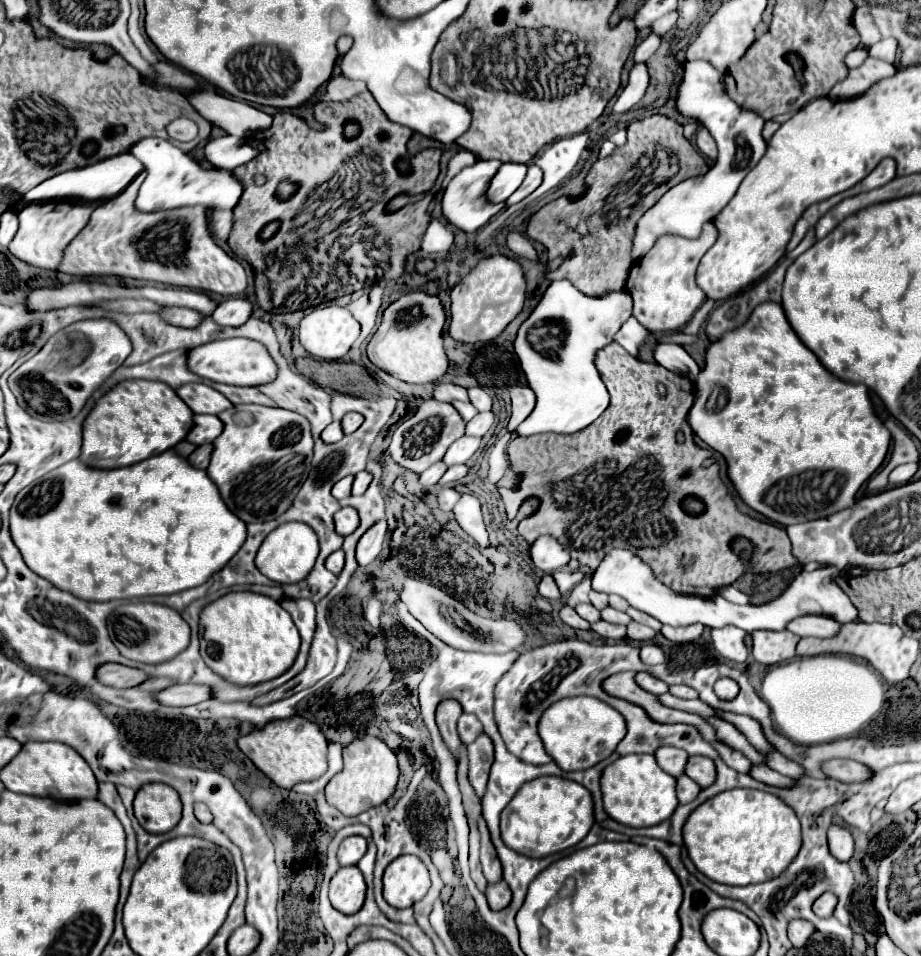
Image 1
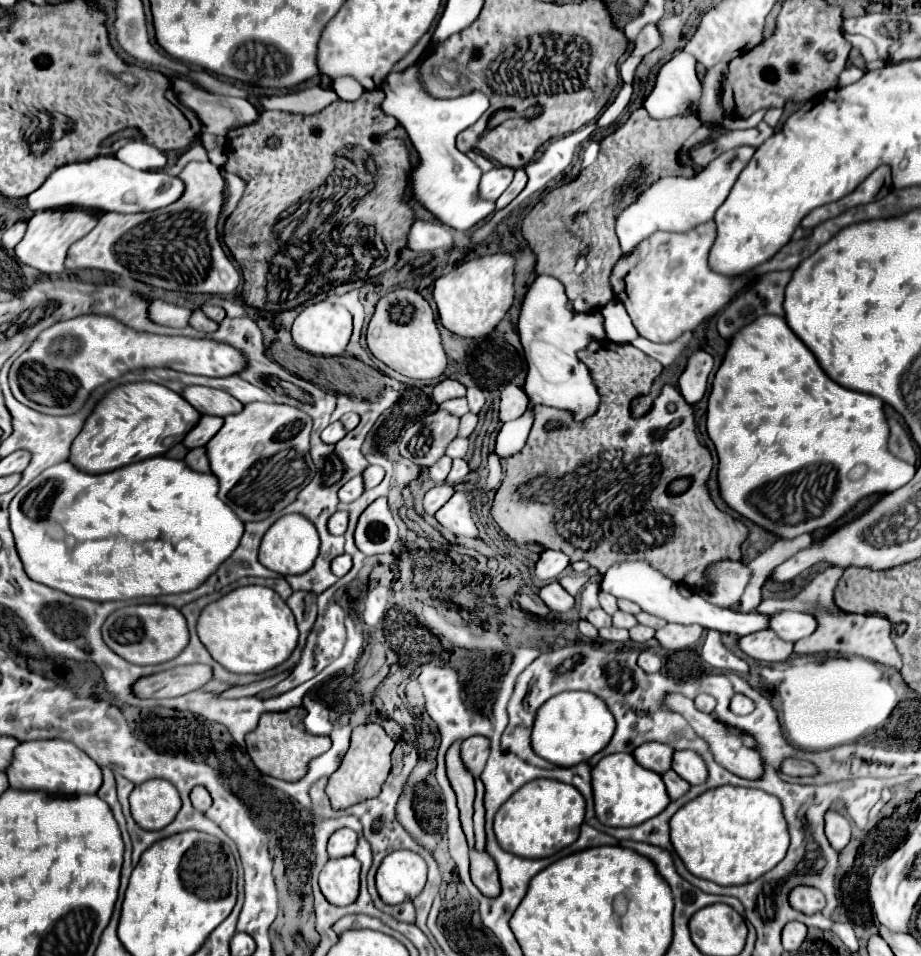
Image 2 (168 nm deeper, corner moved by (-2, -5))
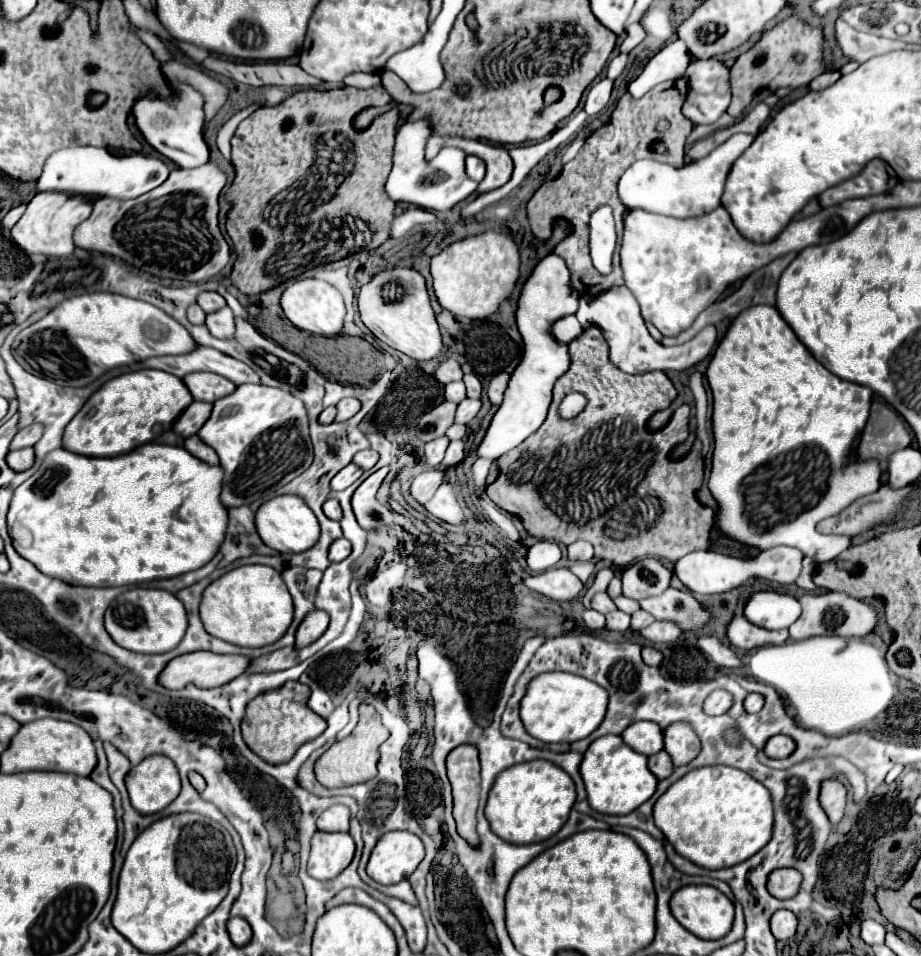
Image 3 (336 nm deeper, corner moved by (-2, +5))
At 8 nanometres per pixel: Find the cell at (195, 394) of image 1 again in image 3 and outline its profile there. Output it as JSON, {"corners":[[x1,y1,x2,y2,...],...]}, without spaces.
{"corners":[[212,372,188,374,188,376,184,376,184,384,192,392,192,398,202,400,202,402,216,402,216,400,232,394,236,388,228,378,212,374]]}

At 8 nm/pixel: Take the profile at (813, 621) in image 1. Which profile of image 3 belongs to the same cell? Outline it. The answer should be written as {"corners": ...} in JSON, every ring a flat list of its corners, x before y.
{"corners":[[756,592,744,606,744,616,766,630,788,628,800,616,800,602,778,592]]}

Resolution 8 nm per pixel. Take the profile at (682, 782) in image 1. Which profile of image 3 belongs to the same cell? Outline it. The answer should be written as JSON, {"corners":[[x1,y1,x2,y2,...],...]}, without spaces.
{"corners":[[662,750,662,752,654,754,654,756,648,756,648,768,650,768,650,772,652,772,658,780,664,780,664,778,668,778,668,776,672,774,672,760,670,760,670,756]]}

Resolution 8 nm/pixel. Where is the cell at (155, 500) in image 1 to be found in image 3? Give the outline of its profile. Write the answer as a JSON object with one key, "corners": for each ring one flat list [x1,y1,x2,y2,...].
{"corners":[[150,442,150,444,134,448,128,454,116,456,116,458,90,458,90,456,80,456,80,454,68,452,64,448,58,448,58,450,52,450,44,458,42,466,38,468,38,472,34,476,30,476,24,484,20,484,14,490,14,496,12,496,8,514,6,514,8,534,12,538,12,546,16,548,16,552,22,558,30,560,42,574,60,578,74,586,126,586,126,584,148,582,154,578,180,576,184,572,196,570,196,568,204,566,206,562,210,562,224,540,226,526,228,526,228,510,220,502,222,476,224,476,224,470,220,466,210,466,210,464,190,456,190,452,186,452,184,448,178,448,178,446]]}

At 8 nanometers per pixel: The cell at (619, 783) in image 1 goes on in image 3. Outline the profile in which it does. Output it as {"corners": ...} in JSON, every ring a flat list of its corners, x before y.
{"corners":[[602,736,594,740,580,762,580,774,588,792,588,804,600,814,622,816,644,804,654,792,658,780,646,766,646,756,634,752,620,736]]}

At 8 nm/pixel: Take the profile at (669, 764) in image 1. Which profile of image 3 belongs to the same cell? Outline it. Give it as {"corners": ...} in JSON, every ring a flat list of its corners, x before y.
{"corners":[[634,722,630,724,630,728,626,728,626,732,620,734,622,740,636,752,650,756,656,754,664,748,664,738,662,738,662,728,654,722]]}

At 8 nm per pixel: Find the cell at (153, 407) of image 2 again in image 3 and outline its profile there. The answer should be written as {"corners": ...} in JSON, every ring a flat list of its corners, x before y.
{"corners":[[146,368,116,376,104,382,70,420,64,430,62,446,82,456,118,456,126,454,146,442,152,442,156,434,172,428,176,418,194,402,184,382,170,372]]}

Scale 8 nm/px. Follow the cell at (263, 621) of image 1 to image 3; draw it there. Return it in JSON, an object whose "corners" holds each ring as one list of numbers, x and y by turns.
{"corners":[[262,564,238,566,206,586,200,618,208,634,230,644,258,648,276,642,292,622,292,596,278,570]]}

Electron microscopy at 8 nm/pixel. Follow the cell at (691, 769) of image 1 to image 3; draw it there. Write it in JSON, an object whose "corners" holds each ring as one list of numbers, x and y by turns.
{"corners":[[688,722,670,724,670,728,662,730,664,734,664,750,670,754,676,766,688,764,700,752,700,738]]}

